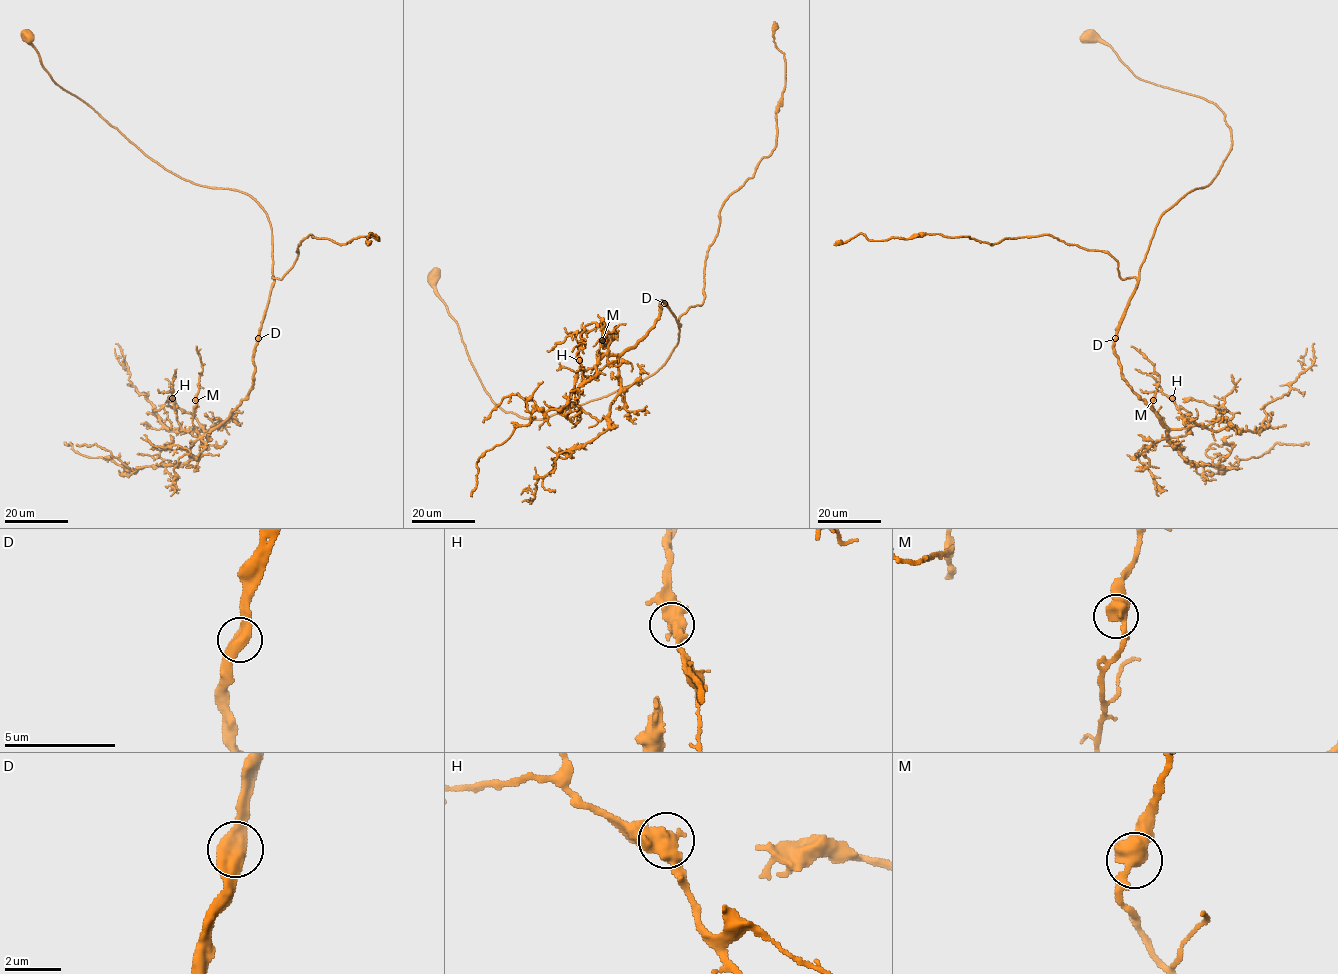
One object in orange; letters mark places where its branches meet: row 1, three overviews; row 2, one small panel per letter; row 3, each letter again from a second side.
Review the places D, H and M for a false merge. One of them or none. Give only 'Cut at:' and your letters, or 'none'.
Cut at: none

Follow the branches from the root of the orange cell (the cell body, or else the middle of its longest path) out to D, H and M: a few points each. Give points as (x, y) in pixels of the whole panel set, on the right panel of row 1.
D: (1089, 37), (1106, 43), (1140, 79), (1214, 102), (1232, 140), (1212, 181), (1160, 218), (1116, 338)
H: (1089, 37), (1230, 129), (1215, 177), (1160, 218), (1114, 342), (1183, 436), (1172, 398)
M: (1089, 37), (1140, 79), (1214, 102), (1230, 129), (1215, 177), (1160, 218), (1114, 342), (1166, 436), (1153, 400)

